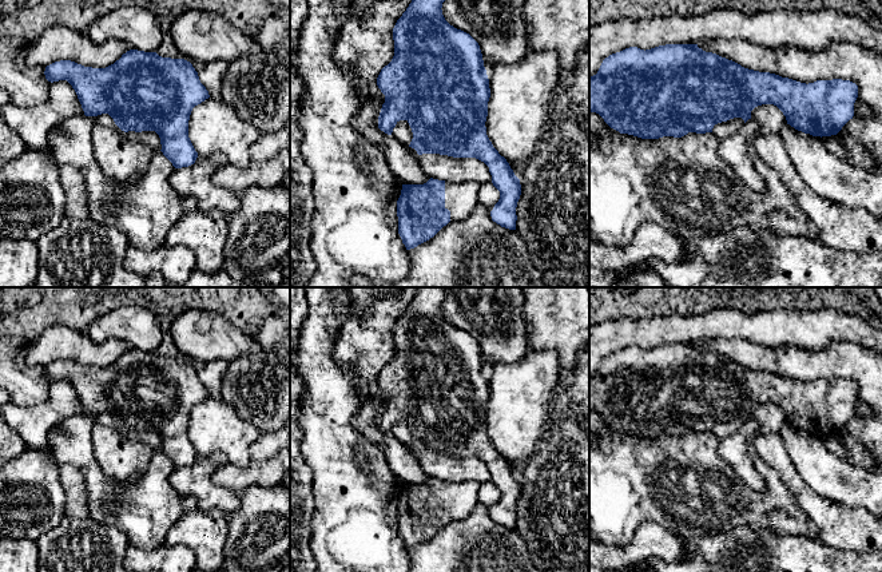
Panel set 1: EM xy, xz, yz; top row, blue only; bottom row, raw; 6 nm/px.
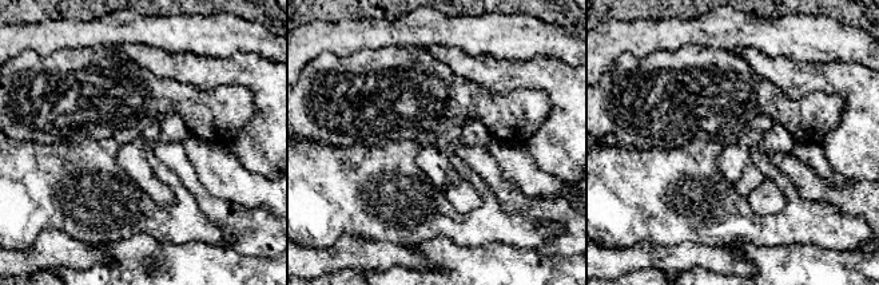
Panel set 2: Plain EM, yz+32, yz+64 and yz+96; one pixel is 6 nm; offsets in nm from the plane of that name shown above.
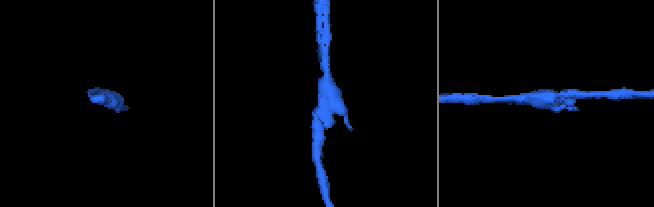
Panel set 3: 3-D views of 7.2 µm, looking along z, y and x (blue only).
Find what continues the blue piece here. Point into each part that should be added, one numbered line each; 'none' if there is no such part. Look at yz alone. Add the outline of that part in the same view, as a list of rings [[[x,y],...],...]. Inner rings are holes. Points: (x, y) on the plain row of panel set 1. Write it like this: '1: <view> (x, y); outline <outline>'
1: yz (735, 449); outline [[[748,418],[734,434],[720,440],[719,454],[751,489],[764,492],[764,480],[751,460],[751,437],[758,429],[758,422]]]

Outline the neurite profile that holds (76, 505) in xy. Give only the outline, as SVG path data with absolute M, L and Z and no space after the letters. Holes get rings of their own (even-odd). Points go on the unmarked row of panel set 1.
M75 465L60 466L60 484L64 490L64 516L88 517L88 500L83 473Z

